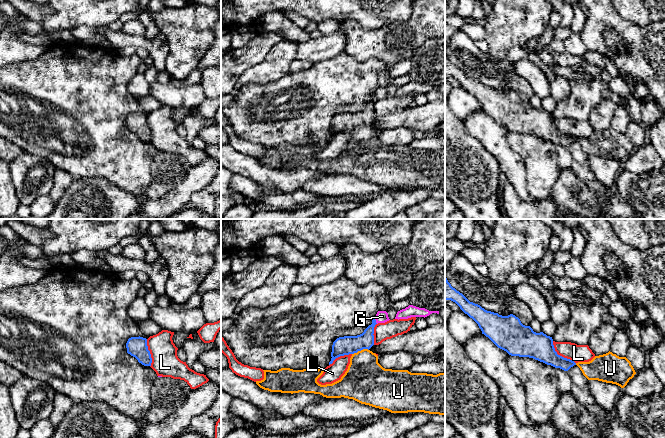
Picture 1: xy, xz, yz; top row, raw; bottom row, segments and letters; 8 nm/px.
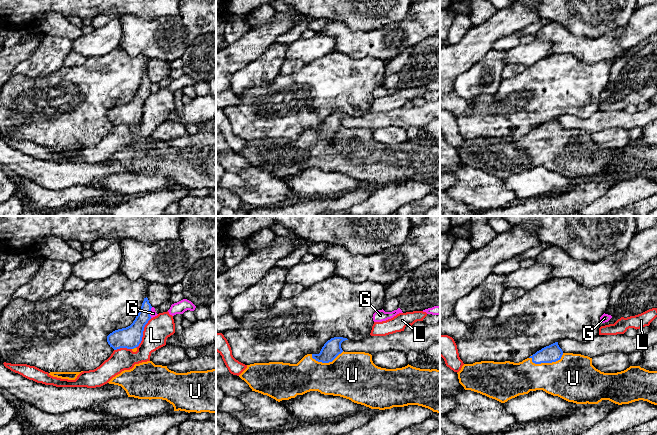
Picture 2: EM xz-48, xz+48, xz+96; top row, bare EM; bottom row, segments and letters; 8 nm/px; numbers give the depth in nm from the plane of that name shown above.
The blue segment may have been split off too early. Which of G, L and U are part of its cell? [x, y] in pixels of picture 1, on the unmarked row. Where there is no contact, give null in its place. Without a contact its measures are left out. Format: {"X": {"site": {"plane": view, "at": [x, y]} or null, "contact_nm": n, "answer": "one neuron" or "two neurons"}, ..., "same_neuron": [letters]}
{"G": {"site": {"plane": "xz", "at": [375, 97]}, "contact_nm": 50, "answer": "two neurons"}, "L": {"site": {"plane": "yz", "at": [559, 131]}, "contact_nm": 260, "answer": "two neurons"}, "U": {"site": {"plane": "xz", "at": [360, 126]}, "contact_nm": 140, "answer": "one neuron"}, "same_neuron": ["U"]}

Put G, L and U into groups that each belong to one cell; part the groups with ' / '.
G / L / U

